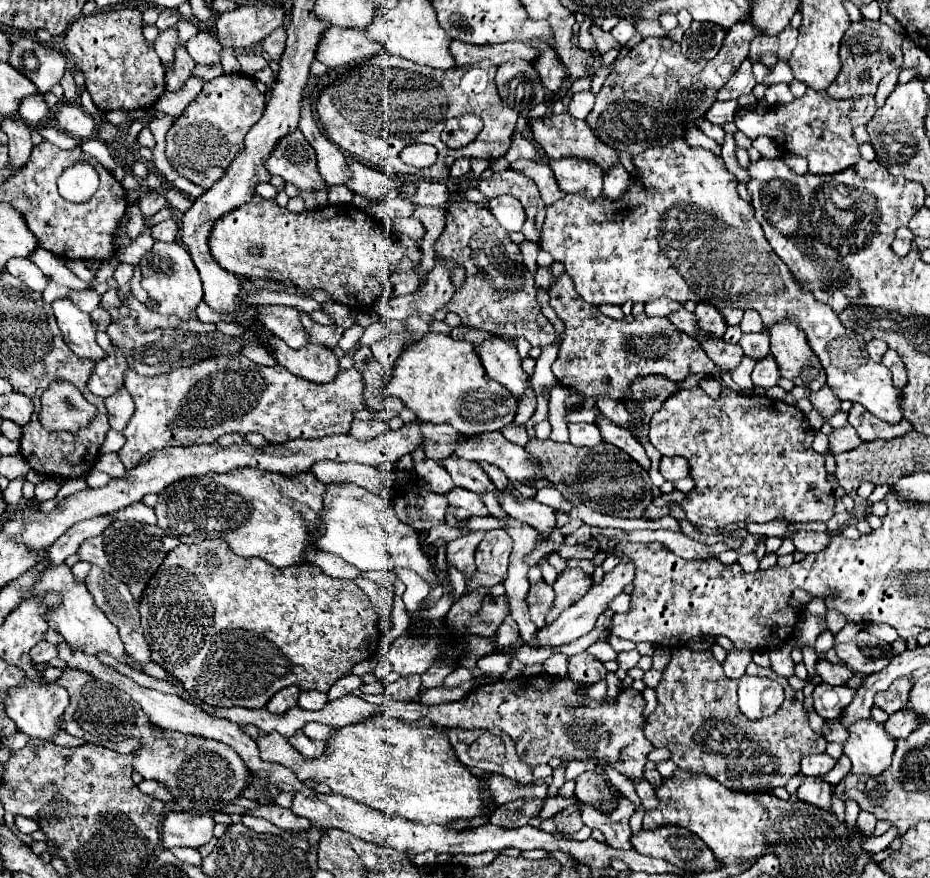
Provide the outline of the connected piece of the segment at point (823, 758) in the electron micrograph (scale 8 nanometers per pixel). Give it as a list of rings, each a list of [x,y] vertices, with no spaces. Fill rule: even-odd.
[[[816,754],[816,756],[804,756],[802,758],[802,774],[804,776],[824,776],[834,768],[836,760],[828,754]]]

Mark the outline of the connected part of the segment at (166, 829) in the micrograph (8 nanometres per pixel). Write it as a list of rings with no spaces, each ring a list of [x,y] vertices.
[[[170,810],[164,814],[164,822],[160,830],[162,844],[168,850],[178,846],[200,848],[210,842],[214,826],[216,822],[208,814],[190,814],[190,812]]]

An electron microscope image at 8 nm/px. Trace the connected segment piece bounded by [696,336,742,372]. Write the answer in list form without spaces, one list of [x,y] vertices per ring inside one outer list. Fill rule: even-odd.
[[[698,336],[696,340],[702,344],[702,350],[710,356],[710,360],[712,360],[718,368],[722,368],[722,370],[726,370],[726,372],[734,370],[734,368],[740,364],[740,360],[742,360],[742,348],[740,348],[740,346],[726,344],[722,338]]]

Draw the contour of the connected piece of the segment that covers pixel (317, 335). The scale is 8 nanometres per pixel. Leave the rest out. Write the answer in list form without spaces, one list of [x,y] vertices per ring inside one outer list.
[[[300,312],[300,320],[302,320],[302,326],[306,328],[308,336],[310,336],[310,344],[320,344],[320,346],[328,346],[328,348],[336,348],[338,346],[338,340],[342,338],[344,330],[338,328],[338,326],[320,326],[316,322],[312,322],[308,318],[308,314]]]

